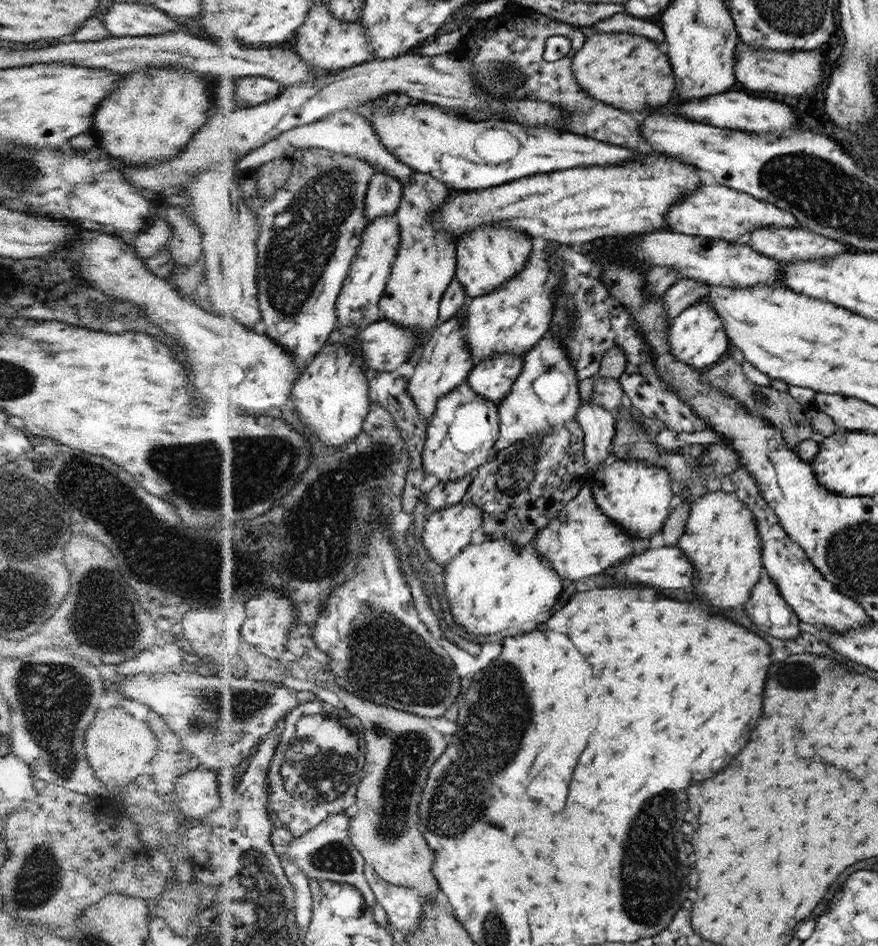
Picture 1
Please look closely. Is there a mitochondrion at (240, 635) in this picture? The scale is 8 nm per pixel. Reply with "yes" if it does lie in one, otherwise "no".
no

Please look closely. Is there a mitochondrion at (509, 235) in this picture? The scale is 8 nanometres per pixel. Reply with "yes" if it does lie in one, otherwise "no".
no

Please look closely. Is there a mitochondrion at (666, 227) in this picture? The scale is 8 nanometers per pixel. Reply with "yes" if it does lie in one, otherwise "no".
no

